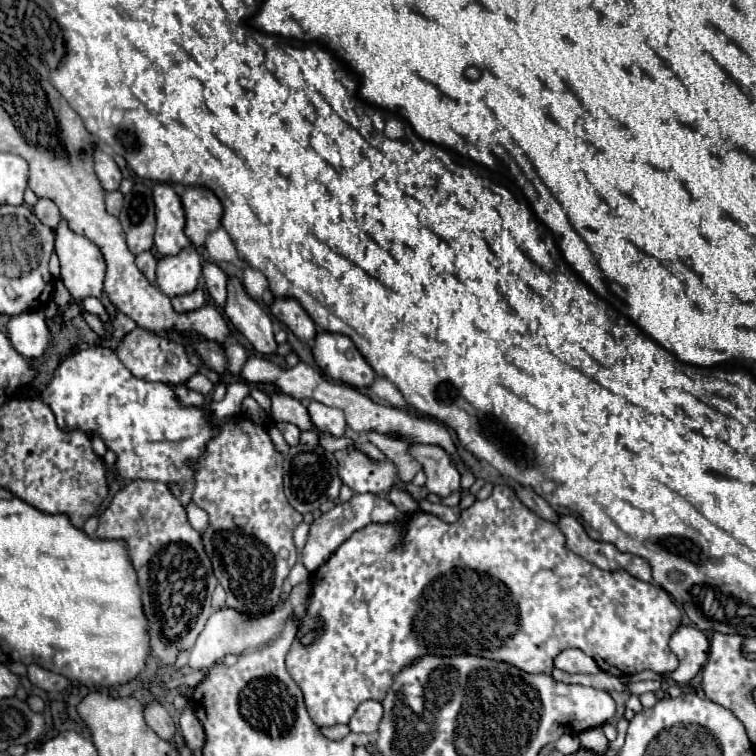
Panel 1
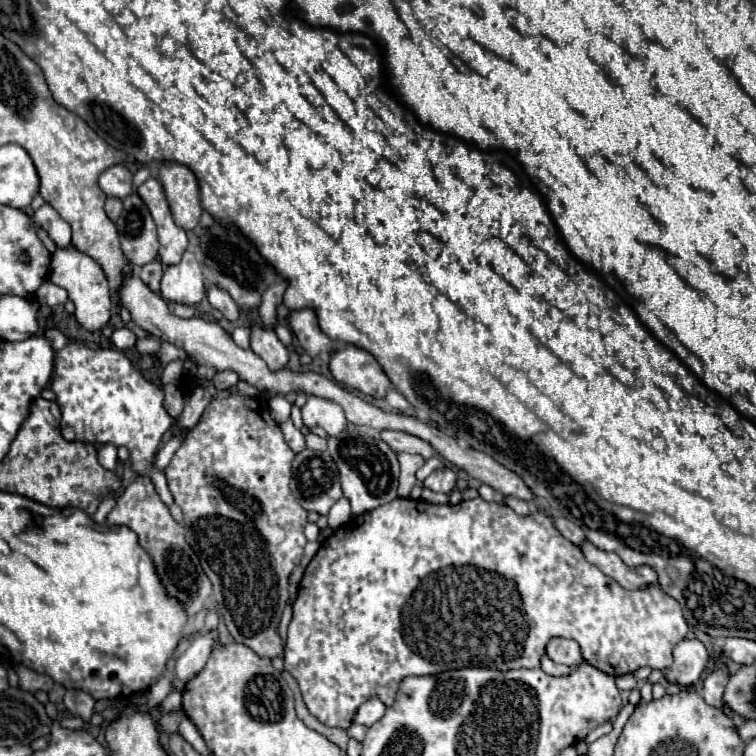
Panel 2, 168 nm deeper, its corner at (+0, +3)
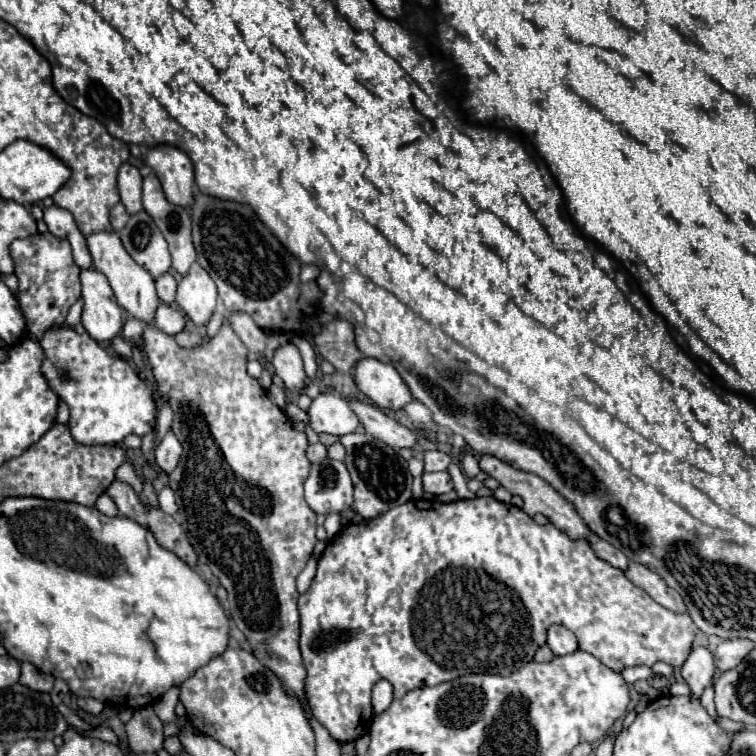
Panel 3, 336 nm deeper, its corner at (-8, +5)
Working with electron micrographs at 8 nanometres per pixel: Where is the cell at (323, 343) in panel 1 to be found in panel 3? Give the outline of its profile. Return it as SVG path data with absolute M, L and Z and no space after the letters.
M361 358L355 364L355 384L379 408L393 408L393 410L397 410L397 408L401 408L401 406L405 406L407 402L413 400L407 384L401 380L401 376L395 370L395 366L393 364L383 364L383 362L375 360L375 358Z

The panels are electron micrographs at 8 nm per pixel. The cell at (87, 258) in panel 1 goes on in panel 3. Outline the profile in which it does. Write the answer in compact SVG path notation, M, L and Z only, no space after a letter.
M81 270L81 298L81 322L97 342L109 342L113 336L121 334L125 312L117 304L107 278L99 270Z

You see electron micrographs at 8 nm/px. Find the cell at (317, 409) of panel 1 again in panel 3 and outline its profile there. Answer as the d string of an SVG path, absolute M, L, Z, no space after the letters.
M321 392L309 408L309 418L311 418L311 428L317 434L327 432L333 436L343 436L359 426L359 418L351 410L349 402L339 394Z

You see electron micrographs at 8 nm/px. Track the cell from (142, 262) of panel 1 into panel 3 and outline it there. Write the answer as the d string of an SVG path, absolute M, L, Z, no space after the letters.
M165 272L165 274L161 274L161 276L155 280L155 288L157 288L157 296L161 298L161 302L169 304L169 302L175 300L177 280L175 280L169 272Z

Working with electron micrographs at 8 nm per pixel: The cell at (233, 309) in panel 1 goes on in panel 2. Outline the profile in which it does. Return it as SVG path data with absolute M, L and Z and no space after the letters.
M253 326L251 332L251 350L265 360L269 370L281 370L289 362L289 350L283 348L277 334L273 330L261 330L259 326Z

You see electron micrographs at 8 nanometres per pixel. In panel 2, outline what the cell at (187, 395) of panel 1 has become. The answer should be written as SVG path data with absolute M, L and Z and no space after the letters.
M167 384L167 386L163 388L163 392L165 392L165 402L163 402L163 406L165 406L167 414L169 414L171 418L177 418L177 416L181 414L183 406L185 406L185 394L183 394L181 388L175 386L175 384Z

